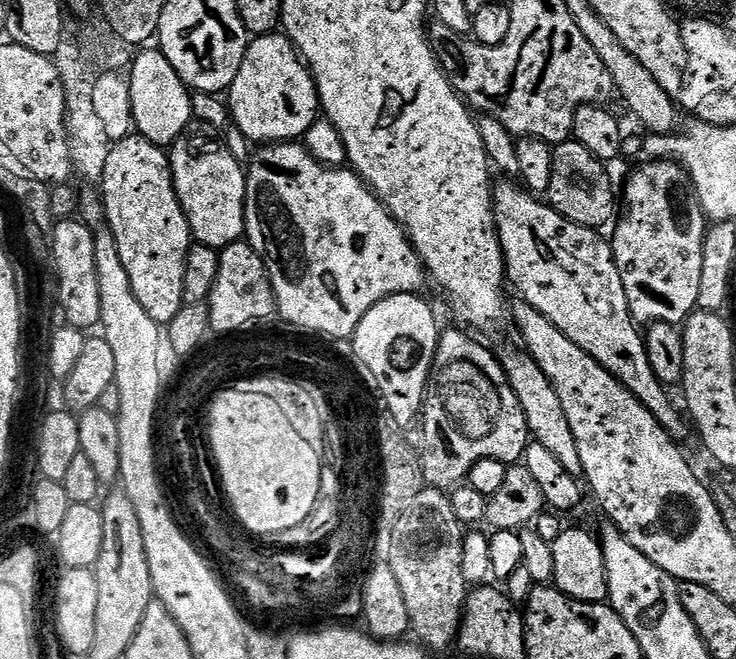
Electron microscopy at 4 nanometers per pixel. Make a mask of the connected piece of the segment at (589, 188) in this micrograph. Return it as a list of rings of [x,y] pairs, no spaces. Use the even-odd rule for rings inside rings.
[[[569,138],[564,143],[555,145],[552,149],[552,173],[546,191],[547,203],[551,204],[558,214],[562,214],[578,226],[597,230],[603,229],[603,224],[608,219],[611,221],[618,212],[617,197],[616,200],[612,197],[612,180],[604,168],[607,168],[605,161],[594,158],[594,154],[590,154],[590,150],[586,150],[586,146],[582,146],[574,138]]]

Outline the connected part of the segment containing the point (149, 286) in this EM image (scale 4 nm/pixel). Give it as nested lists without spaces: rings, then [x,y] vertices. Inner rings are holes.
[[[131,134],[113,143],[106,159],[104,178],[98,188],[104,191],[102,203],[106,228],[114,234],[114,242],[118,242],[118,254],[122,257],[122,266],[126,266],[126,274],[130,274],[130,286],[134,286],[134,294],[138,302],[142,302],[142,310],[146,310],[146,314],[150,314],[156,324],[167,326],[185,305],[186,258],[194,243],[188,219],[172,181],[168,152],[139,134]]]

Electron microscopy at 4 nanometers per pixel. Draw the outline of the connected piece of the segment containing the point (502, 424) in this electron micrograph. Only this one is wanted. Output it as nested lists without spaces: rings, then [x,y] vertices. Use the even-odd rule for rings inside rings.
[[[460,336],[456,340],[456,348],[452,348],[452,344],[448,338],[441,339],[436,357],[432,363],[432,370],[428,374],[428,389],[424,396],[424,405],[422,409],[422,422],[424,420],[424,452],[419,453],[420,465],[424,471],[425,485],[441,490],[452,490],[457,485],[463,485],[468,478],[468,471],[478,462],[483,460],[502,460],[505,462],[523,461],[524,453],[528,451],[530,443],[530,433],[528,431],[528,423],[526,422],[526,414],[522,414],[522,406],[518,402],[518,398],[514,394],[514,390],[510,386],[510,382],[506,378],[503,366],[500,365],[497,353],[491,352],[488,348],[479,348],[472,340]]]

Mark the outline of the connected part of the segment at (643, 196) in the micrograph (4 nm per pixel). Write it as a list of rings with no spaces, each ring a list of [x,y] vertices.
[[[675,160],[644,163],[648,164],[642,165],[624,188],[616,233],[610,236],[612,253],[637,325],[680,326],[698,308],[706,217],[684,165]]]

